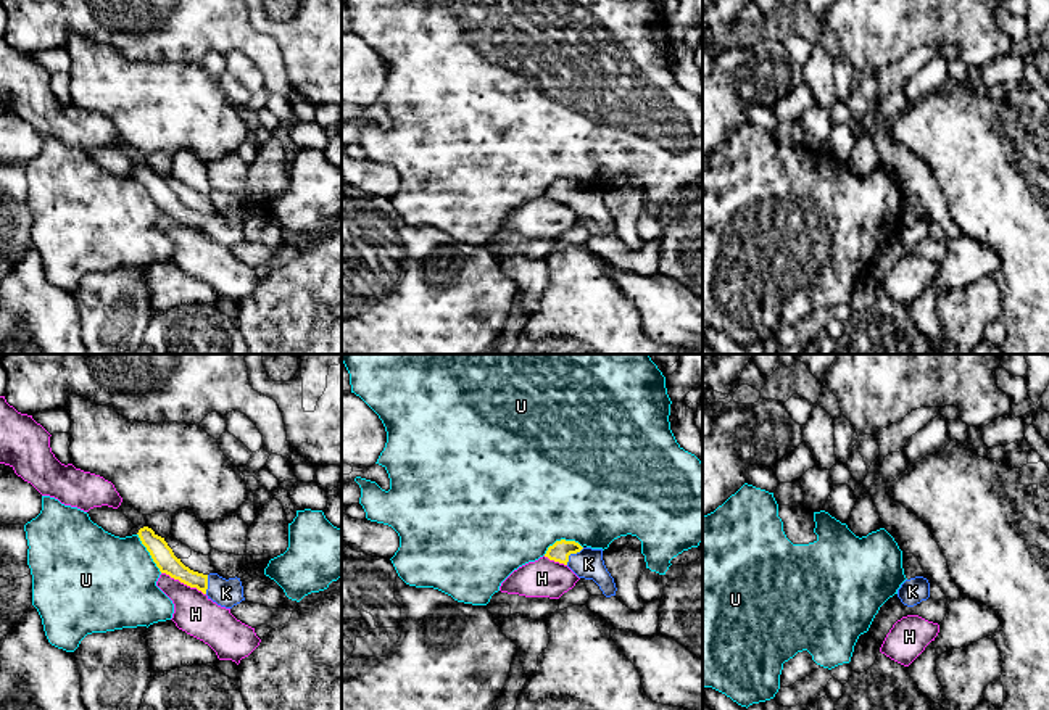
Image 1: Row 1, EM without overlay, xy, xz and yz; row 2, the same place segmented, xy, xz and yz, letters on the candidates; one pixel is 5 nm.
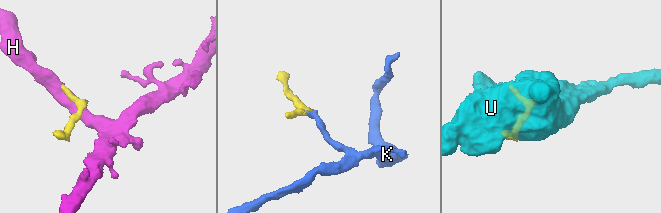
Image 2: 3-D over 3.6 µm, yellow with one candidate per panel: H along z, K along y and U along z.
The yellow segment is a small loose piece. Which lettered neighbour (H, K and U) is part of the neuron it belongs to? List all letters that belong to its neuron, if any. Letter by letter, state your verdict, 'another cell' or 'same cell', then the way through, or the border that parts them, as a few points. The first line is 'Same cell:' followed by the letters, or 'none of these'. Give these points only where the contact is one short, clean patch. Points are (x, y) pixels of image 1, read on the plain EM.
Same cell: K
H: another cell
K: same cell; way xz (559, 190), (572, 192), (588, 203)
U: another cell

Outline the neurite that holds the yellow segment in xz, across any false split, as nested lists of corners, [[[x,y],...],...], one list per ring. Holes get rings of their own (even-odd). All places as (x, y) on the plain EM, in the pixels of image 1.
[[[556,180],[545,196],[567,204],[578,217],[593,219],[606,237],[616,235],[616,222],[603,200],[603,188],[582,187],[575,180]]]

